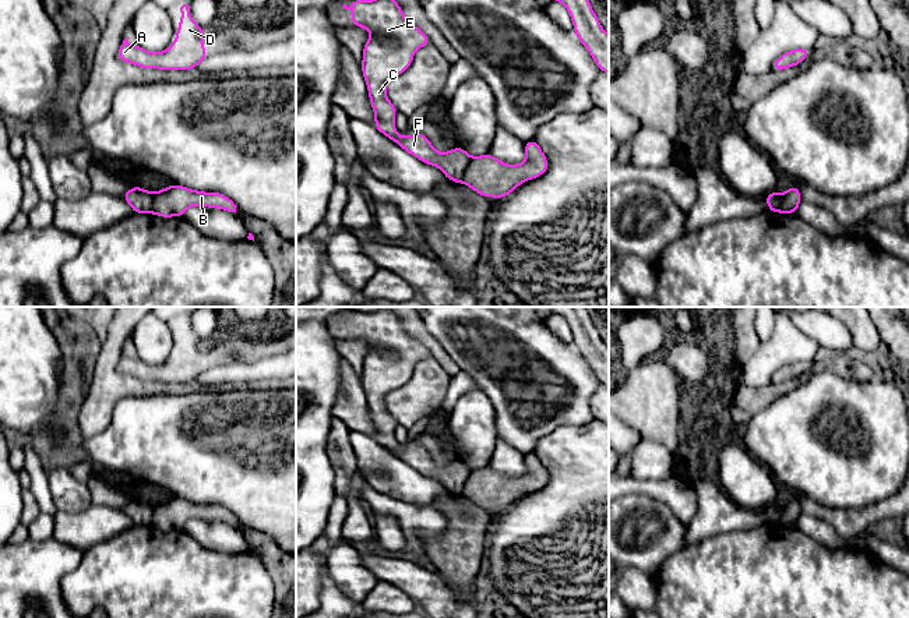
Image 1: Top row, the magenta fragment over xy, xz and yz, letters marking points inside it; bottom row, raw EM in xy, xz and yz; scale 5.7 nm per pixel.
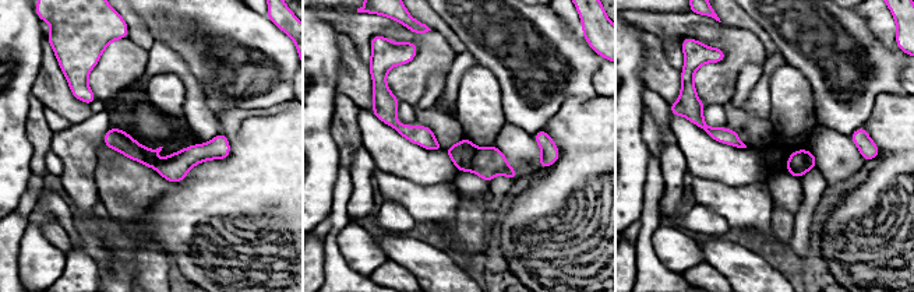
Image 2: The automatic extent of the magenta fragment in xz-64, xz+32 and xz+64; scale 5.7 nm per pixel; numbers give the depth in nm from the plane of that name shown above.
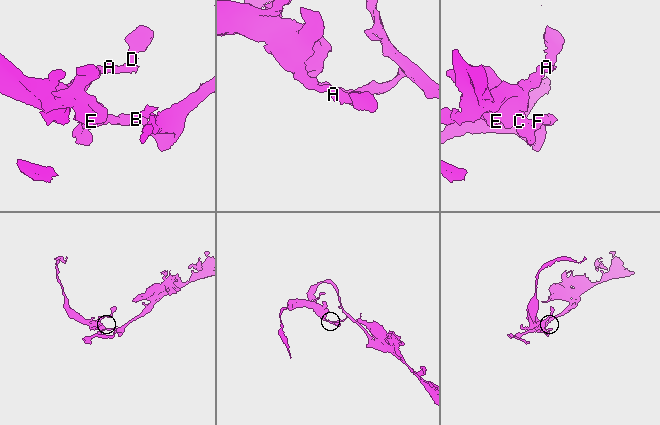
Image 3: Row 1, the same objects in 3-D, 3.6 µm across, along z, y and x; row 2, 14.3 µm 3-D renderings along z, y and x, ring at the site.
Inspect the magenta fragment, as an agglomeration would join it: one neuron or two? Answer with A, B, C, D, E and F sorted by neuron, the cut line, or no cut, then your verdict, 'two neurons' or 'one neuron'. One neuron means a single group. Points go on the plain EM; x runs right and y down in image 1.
groups A C D E F / B; cut xz (472, 470), (460, 494); two neurons

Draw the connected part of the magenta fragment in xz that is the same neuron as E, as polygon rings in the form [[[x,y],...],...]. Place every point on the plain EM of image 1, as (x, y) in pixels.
[[[388,307],[374,312],[353,311],[352,317],[348,319],[345,315],[343,321],[352,325],[353,339],[371,345],[363,360],[360,379],[376,427],[373,438],[420,474],[440,480],[448,492],[461,495],[472,472],[469,466],[461,459],[438,466],[420,445],[399,449],[394,438],[398,423],[385,406],[387,393],[409,381],[415,364],[431,356],[429,349],[405,332],[402,321]]]

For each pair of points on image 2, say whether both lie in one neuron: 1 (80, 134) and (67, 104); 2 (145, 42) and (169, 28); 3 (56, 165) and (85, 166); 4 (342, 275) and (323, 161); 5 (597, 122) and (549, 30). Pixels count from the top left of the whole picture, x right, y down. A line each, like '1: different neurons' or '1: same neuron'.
1: different neurons
2: different neurons
3: different neurons
4: different neurons
5: different neurons

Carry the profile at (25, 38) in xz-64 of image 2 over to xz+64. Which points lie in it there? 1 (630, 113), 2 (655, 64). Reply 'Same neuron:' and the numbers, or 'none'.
Same neuron: 1

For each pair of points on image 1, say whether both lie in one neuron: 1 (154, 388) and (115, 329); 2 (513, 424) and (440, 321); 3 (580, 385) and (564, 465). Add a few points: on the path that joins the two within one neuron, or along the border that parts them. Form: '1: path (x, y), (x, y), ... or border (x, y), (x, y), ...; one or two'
1: path (133, 387), (126, 385), (112, 371), (112, 350); one
2: path (504, 398), (476, 370), (476, 360), (467, 343); one
3: border (594, 419), (575, 426), (557, 426), (542, 437); two

